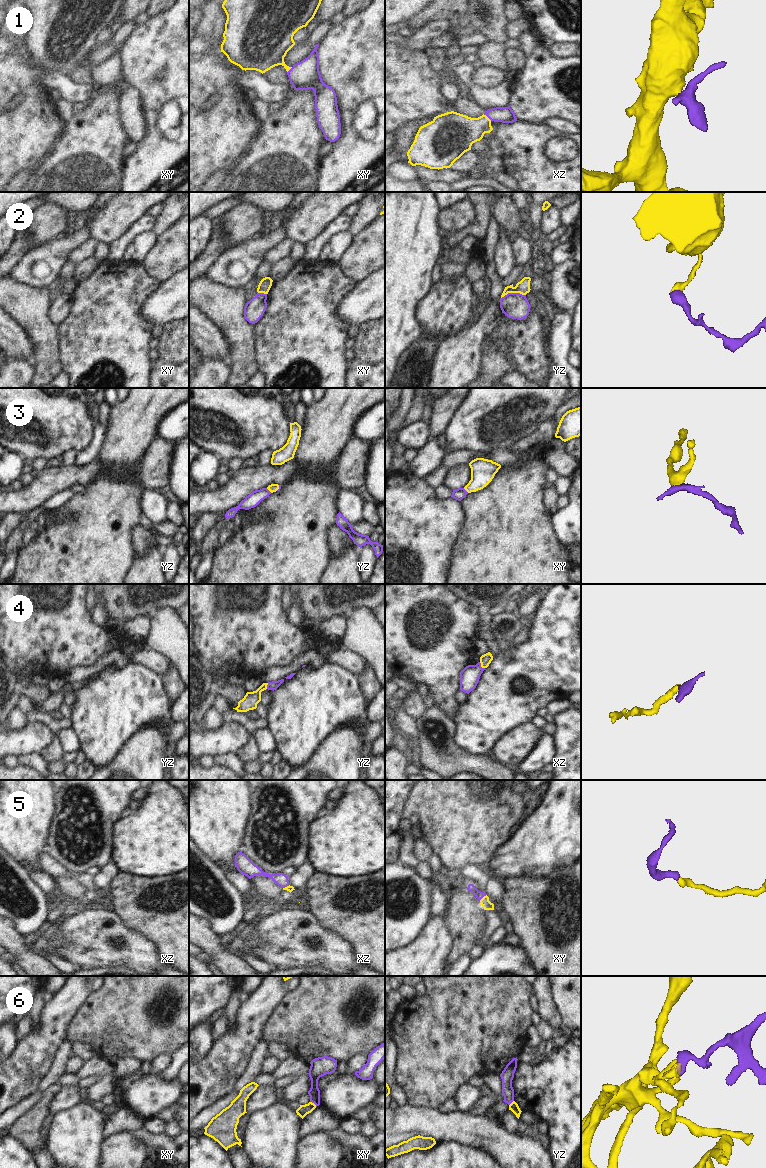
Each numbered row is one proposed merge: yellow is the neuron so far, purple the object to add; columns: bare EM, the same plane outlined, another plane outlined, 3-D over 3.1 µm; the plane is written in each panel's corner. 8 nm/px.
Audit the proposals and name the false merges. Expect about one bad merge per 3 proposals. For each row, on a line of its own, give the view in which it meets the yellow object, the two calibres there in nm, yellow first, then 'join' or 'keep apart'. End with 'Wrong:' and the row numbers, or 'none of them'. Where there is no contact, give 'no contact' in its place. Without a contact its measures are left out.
1: xz | 280/130 nm | join
2: yz | 110/200 nm | keep apart
3: yz | 70/110 nm | join
4: xz | 90/160 nm | join
5: xy | 80/70 nm | join
6: xy | 90/110 nm | keep apart
Wrong: 2, 6

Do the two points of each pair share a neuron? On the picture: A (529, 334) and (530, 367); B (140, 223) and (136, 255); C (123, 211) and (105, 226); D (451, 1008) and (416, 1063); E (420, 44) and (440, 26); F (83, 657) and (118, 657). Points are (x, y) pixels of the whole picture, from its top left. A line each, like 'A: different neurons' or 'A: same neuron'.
A: same neuron
B: different neurons
C: same neuron
D: same neuron
E: same neuron
F: different neurons

